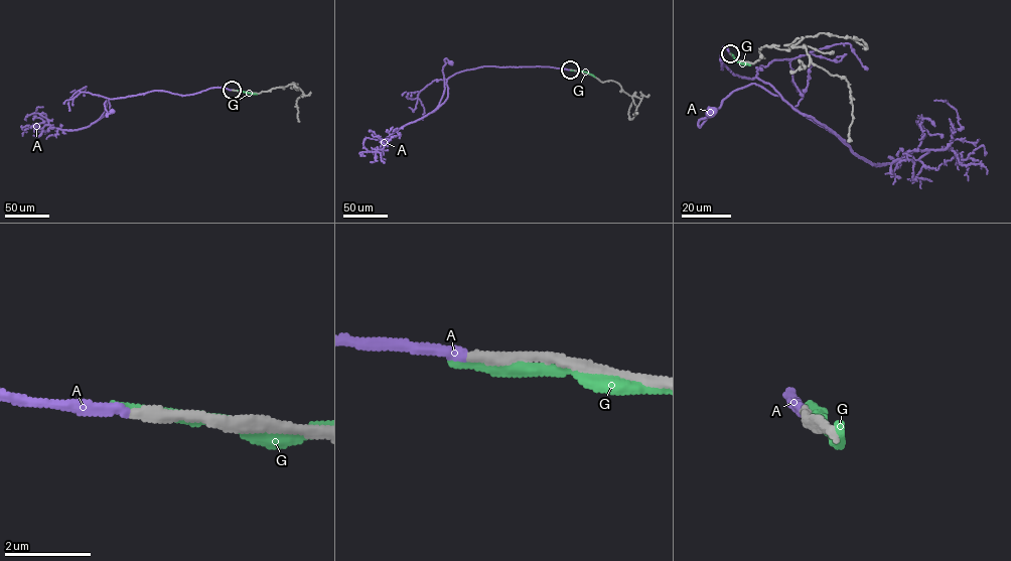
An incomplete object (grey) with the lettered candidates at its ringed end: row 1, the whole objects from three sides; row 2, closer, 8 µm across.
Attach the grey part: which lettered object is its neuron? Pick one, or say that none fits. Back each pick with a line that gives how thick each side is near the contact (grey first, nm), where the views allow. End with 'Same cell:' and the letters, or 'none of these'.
A: 280/240 nm
Same cell: A

